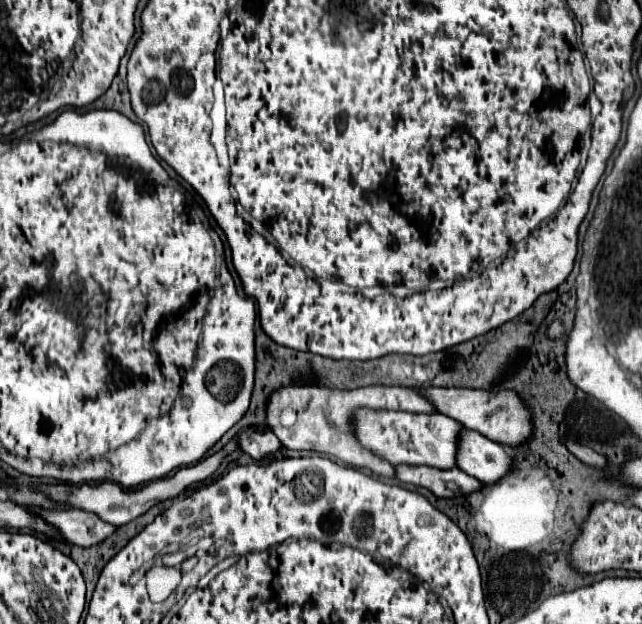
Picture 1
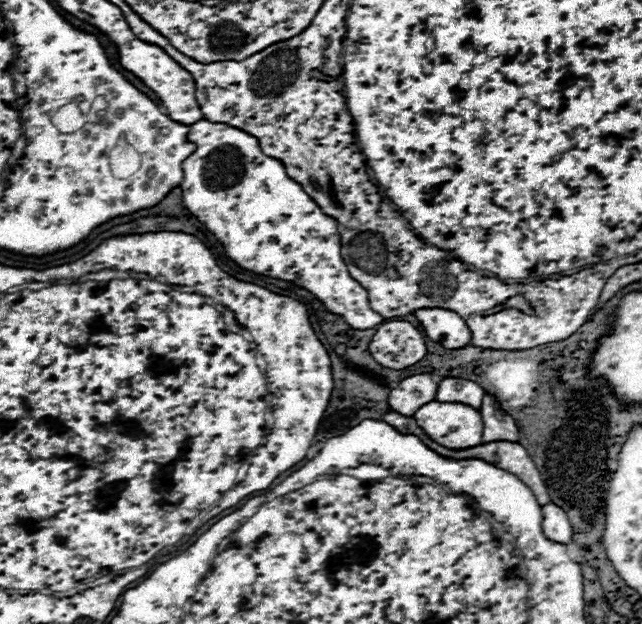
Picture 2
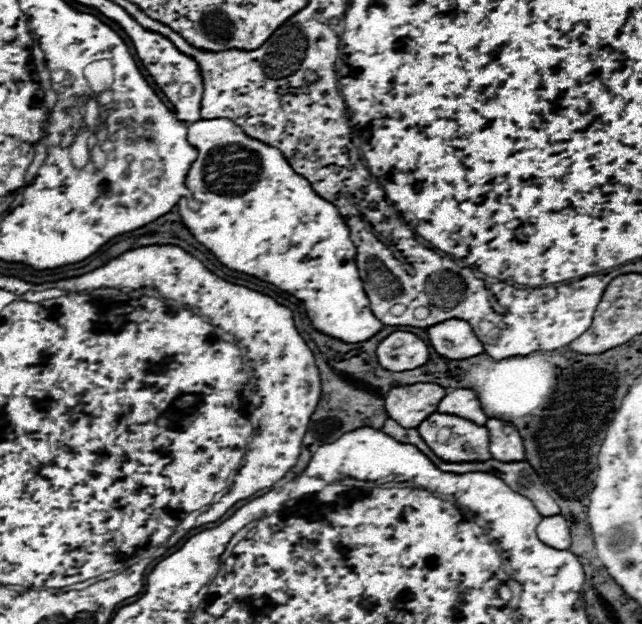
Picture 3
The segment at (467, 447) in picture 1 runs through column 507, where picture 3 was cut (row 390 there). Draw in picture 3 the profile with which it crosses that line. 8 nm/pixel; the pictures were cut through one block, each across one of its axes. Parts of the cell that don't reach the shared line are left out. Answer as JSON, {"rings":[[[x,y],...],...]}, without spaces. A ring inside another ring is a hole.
{"rings":[[[470,388],[448,390],[446,396],[438,404],[438,412],[448,412],[448,414],[462,416],[462,418],[472,420],[474,424],[480,424],[480,426],[484,426],[486,420],[488,420],[482,406],[480,406],[480,400],[478,400],[476,392],[470,390]]]}

